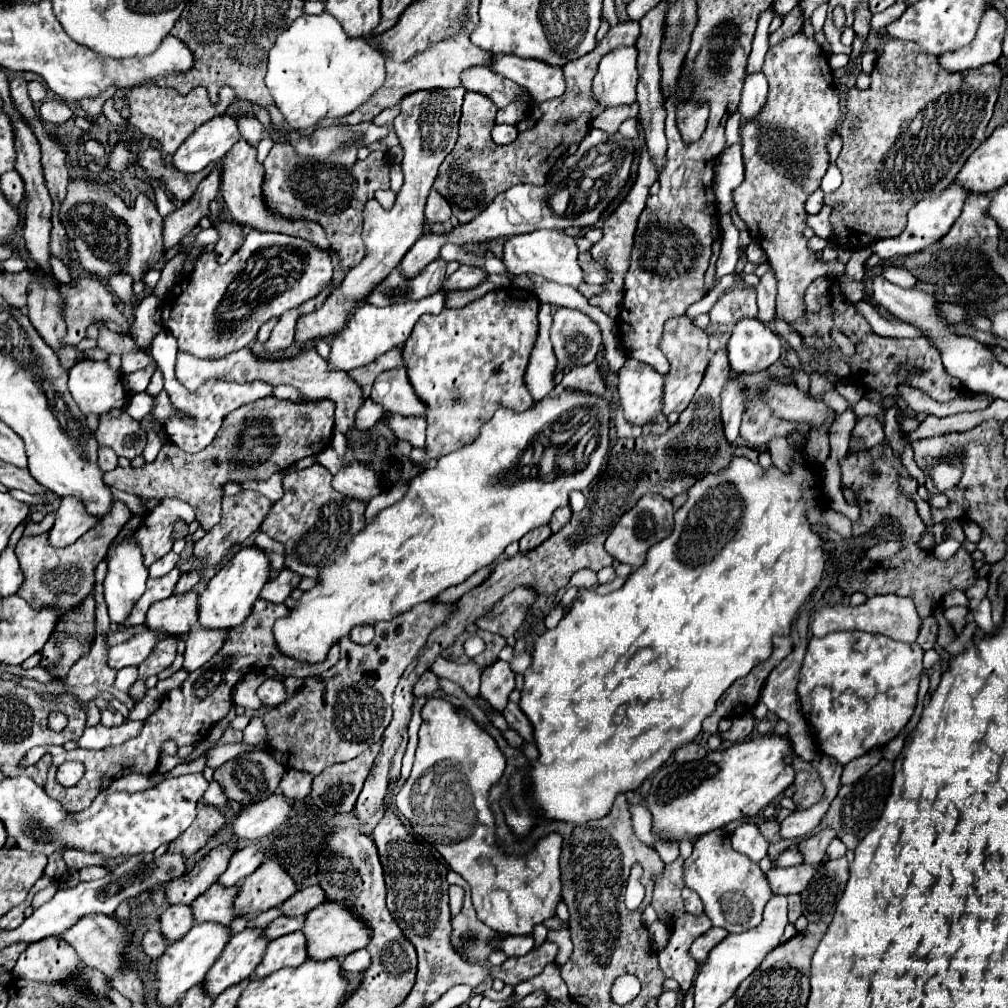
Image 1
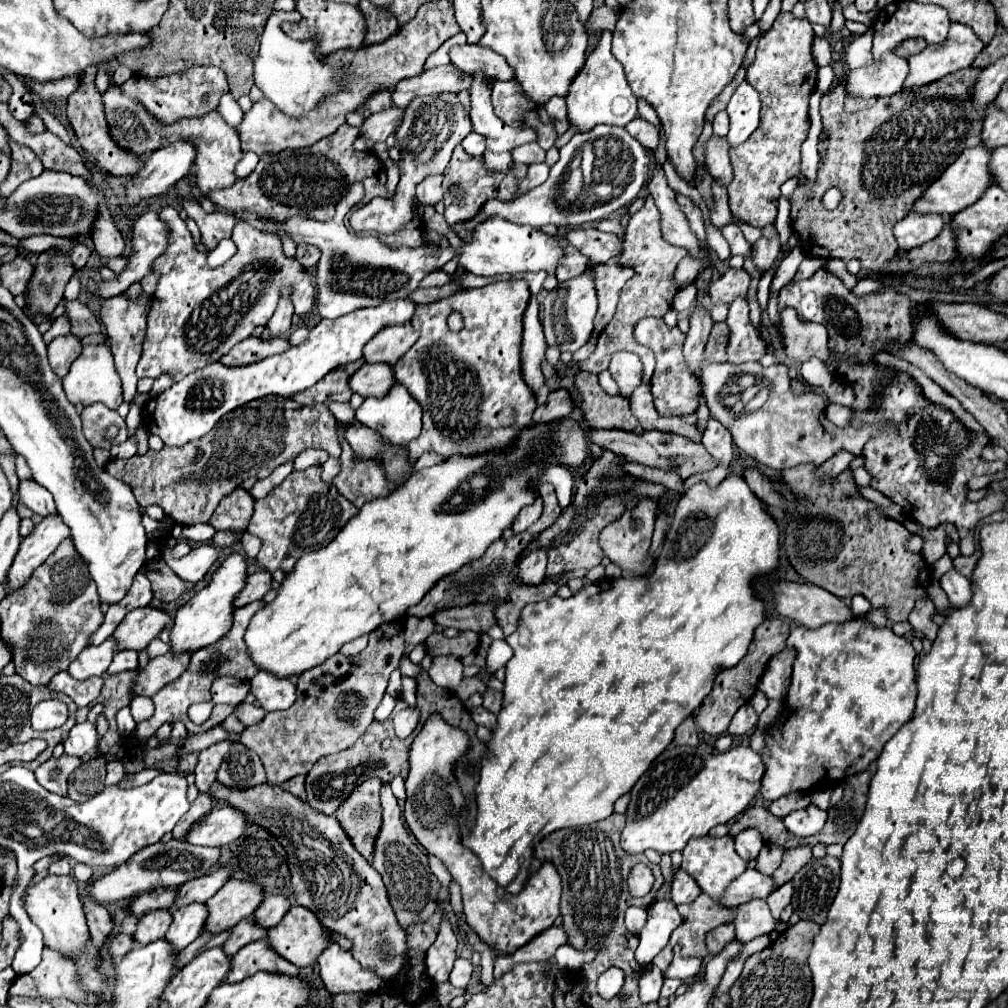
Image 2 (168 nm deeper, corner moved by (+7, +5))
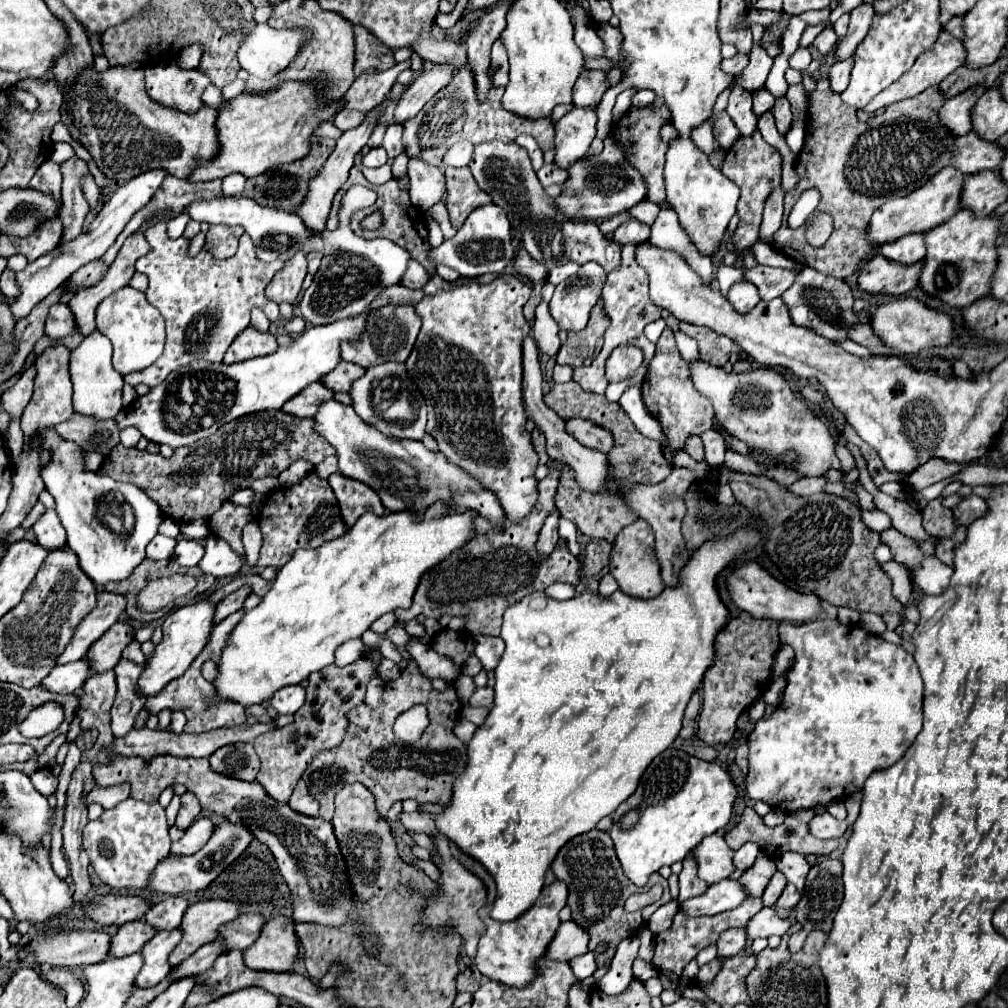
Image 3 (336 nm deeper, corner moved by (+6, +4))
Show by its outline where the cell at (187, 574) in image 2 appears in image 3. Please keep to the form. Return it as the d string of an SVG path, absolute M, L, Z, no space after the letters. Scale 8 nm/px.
M210 536L204 542L204 546L206 546L204 558L198 562L198 568L204 574L220 578L220 576L232 576L242 568L242 558L236 552L232 552L232 548L224 540Z

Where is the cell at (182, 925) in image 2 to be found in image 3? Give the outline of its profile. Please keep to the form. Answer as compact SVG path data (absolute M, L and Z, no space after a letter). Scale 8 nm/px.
M180 928L156 932L156 936L142 948L144 968L140 970L140 974L136 978L136 986L154 988L160 980L164 980L168 976L168 972L172 970L172 966L168 962L168 954L172 954L172 950L176 948L176 942L180 942L180 938L182 938Z

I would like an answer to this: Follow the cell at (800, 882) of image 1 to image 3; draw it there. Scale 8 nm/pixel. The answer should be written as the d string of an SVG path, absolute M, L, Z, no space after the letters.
M726 878L718 884L712 884L702 896L690 898L688 902L680 904L680 910L688 916L714 916L726 910L734 910L748 898L748 892L744 886L740 886L738 880Z

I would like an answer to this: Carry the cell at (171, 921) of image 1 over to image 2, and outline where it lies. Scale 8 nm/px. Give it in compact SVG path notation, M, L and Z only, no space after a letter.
M165 909L151 911L139 919L137 929L133 933L133 939L141 945L153 943L153 941L165 937L169 925L171 925L171 913L169 911L165 911Z

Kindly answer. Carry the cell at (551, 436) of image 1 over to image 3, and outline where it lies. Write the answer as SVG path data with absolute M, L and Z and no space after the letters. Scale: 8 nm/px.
M434 502L428 506L422 520L418 520L416 512L408 510L388 512L386 516L368 512L350 530L346 530L344 536L326 542L316 550L296 550L290 562L278 570L278 578L268 594L254 610L248 610L232 630L230 642L224 648L218 664L220 676L214 682L218 696L222 700L236 700L244 706L262 704L264 700L272 698L276 690L290 684L300 684L312 672L332 664L336 648L346 640L360 638L382 614L412 606L422 574L444 562L448 554L460 550L460 546L466 546L466 542L476 536L474 518L478 514L474 510L456 512L448 508L450 514L438 518L436 514L440 514L440 506L444 504Z

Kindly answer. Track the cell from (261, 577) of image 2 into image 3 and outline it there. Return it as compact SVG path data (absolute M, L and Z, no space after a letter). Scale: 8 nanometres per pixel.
M244 584L242 588L238 588L236 592L232 592L232 594L228 594L226 598L222 598L220 602L218 602L218 606L216 606L216 624L218 622L222 622L226 616L230 616L232 612L236 612L236 610L240 610L242 606L244 606L244 600L248 598L248 594L252 592L252 588L248 586L248 584Z

